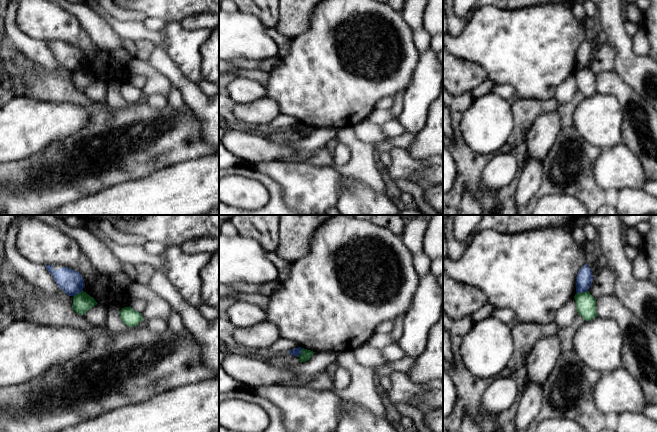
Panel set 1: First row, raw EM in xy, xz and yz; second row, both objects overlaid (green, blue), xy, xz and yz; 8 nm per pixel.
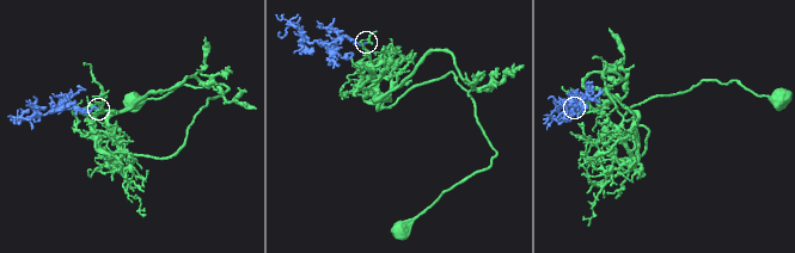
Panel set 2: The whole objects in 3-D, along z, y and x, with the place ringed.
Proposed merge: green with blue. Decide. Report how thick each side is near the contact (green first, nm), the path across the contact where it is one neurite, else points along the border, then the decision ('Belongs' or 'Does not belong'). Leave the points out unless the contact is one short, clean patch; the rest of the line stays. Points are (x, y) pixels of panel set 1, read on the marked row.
Thickness 160 nm (green) against 130 nm. Boundary: yz (587, 290), (576, 293). Does not belong

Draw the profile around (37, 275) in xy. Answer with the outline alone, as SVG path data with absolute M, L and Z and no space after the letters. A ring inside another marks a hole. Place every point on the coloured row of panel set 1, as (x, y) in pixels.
M19 216L4 233L4 255L12 268L29 284L50 295L67 295L55 282L45 266L33 263L18 253L16 238L18 234Z

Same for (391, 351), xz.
M375 332L367 341L367 345L378 348L384 356L386 362L393 362L405 357L404 350L394 342L390 334Z

